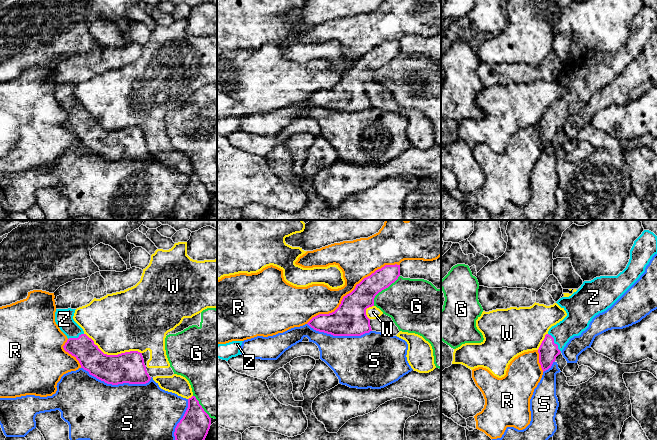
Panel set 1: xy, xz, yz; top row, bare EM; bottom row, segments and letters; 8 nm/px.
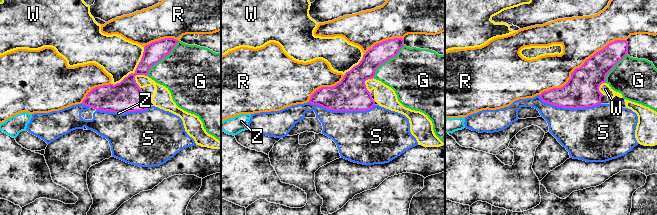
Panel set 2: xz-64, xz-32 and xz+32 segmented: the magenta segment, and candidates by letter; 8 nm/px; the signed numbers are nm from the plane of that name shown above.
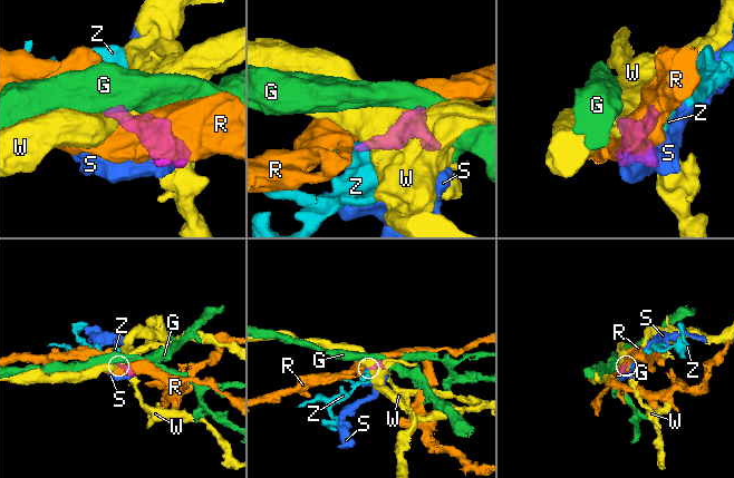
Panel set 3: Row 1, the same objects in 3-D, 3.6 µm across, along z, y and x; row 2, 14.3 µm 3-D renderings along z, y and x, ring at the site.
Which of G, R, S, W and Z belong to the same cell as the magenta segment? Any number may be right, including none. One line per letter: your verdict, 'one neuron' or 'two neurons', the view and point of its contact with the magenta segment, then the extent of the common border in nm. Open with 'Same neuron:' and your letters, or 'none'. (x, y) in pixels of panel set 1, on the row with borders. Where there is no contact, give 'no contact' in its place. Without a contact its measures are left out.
Same neuron: Z
G: two neurons | xz (383, 289) | 320 nm
R: two neurons | xz (352, 291) | 900 nm
S: two neurons | xy (116, 384) | 550 nm
W: two neurons | xy (112, 355) | 500 nm
Z: one neuron | yz (554, 343) | 190 nm

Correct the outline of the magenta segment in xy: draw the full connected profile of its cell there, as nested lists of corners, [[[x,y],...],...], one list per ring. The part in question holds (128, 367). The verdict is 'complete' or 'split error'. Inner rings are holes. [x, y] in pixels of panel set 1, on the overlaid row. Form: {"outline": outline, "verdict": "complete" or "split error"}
{"outline": [[[56,309],[55,322],[60,330],[67,336],[68,340],[63,346],[64,350],[74,356],[80,363],[81,368],[88,371],[90,375],[104,381],[107,384],[118,385],[146,384],[151,377],[147,373],[142,353],[130,351],[118,355],[104,354],[94,341],[89,338],[83,329],[74,321],[73,316],[76,309]]], "verdict": "split error"}

